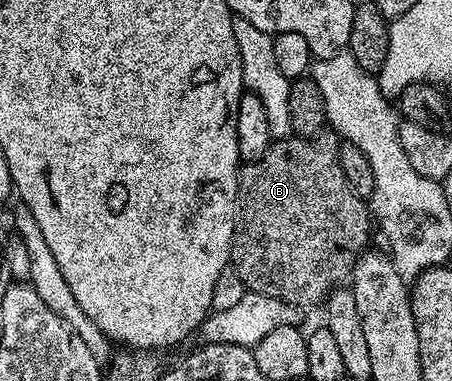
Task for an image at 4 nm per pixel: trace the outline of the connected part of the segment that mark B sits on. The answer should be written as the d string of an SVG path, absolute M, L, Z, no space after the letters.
M320 134L314 138L292 135L286 140L275 140L270 150L261 159L252 164L243 164L239 169L238 203L241 205L241 227L231 246L230 263L233 268L235 264L235 272L239 275L240 282L244 284L242 286L244 289L259 292L262 296L284 300L286 304L298 306L300 309L307 308L310 304L322 305L334 288L346 285L350 281L351 271L368 247L367 239L371 236L371 228L373 232L373 216L364 197L357 195L345 178L345 170L339 161L340 141L334 135L331 135L332 137L327 135Z

